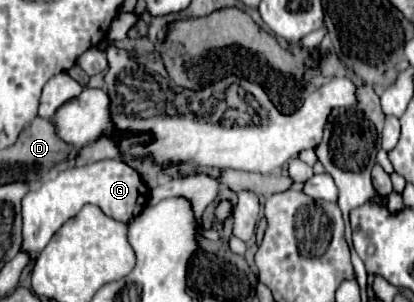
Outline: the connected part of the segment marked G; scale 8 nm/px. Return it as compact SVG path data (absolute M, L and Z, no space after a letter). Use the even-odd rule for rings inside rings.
M101 160L83 166L65 165L55 168L47 172L39 182L31 184L29 194L25 194L25 198L21 200L21 214L23 214L21 250L29 254L33 264L41 254L41 250L51 240L51 236L69 218L73 218L85 204L95 204L107 216L127 224L131 218L141 214L141 210L147 206L147 198L149 198L149 188L143 184L139 174L119 160Z

